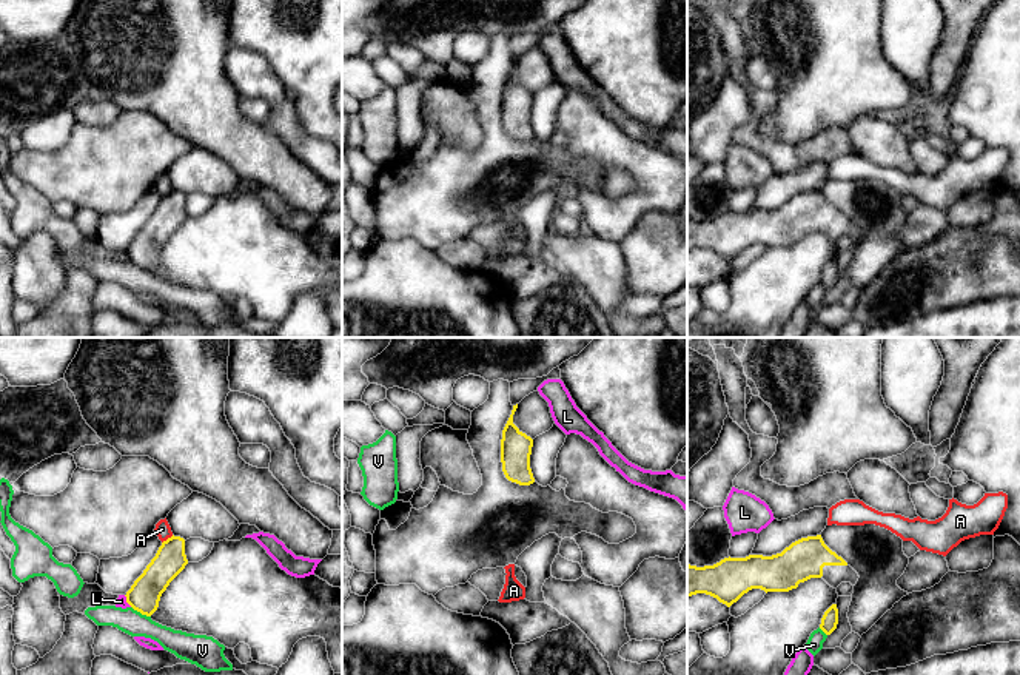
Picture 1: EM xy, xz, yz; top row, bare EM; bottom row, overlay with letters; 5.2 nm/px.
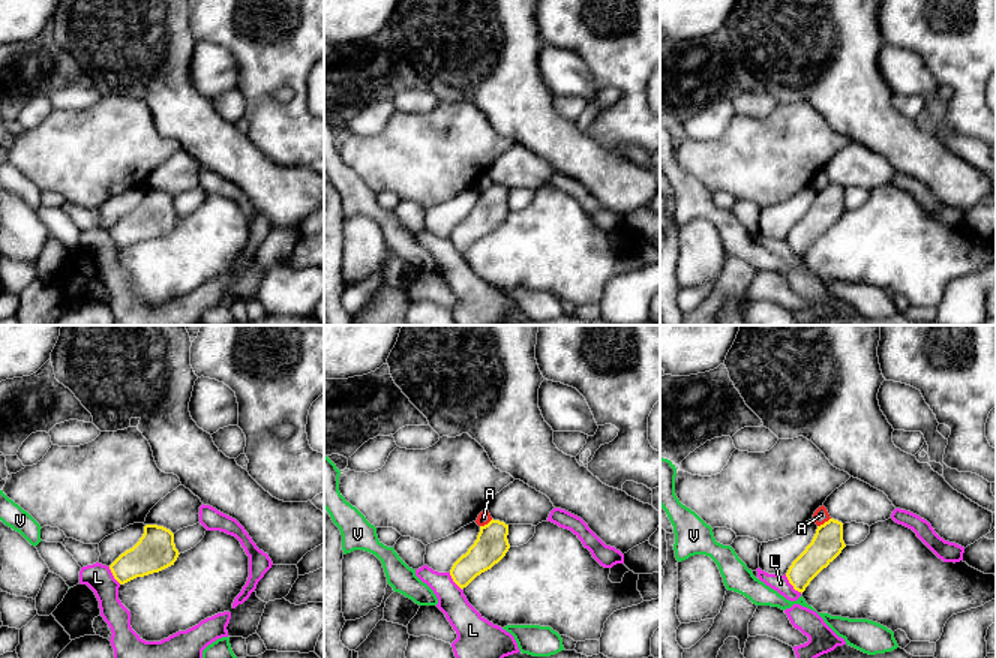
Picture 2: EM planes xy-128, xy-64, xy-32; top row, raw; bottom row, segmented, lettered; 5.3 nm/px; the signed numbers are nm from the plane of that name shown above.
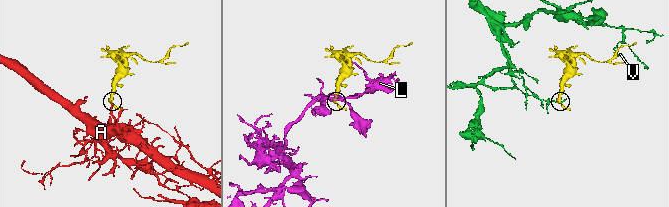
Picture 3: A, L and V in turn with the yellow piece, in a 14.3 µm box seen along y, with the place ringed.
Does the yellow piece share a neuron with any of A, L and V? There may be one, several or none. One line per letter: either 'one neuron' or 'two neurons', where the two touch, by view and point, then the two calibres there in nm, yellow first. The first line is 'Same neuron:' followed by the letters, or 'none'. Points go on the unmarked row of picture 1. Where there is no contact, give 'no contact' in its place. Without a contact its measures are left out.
Same neuron: none
A: two neurons; contact xy (168, 193); calibres 160 and 80 nm
L: two neurons; contact xy (127, 256); calibres 160 and 50 nm
V: two neurons; contact xy (140, 267); calibres 160 and 130 nm

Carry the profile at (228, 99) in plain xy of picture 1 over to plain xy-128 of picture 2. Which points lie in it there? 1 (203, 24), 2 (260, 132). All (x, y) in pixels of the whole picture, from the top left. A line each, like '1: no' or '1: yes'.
1: no
2: no

